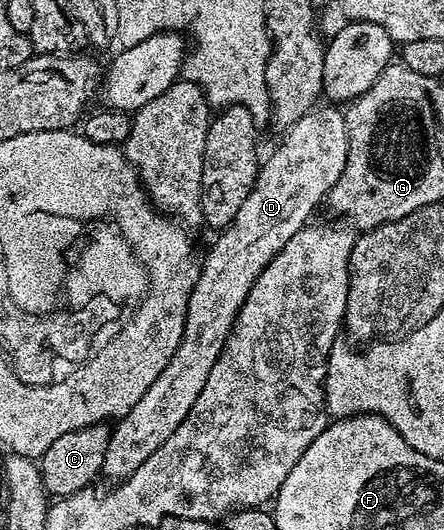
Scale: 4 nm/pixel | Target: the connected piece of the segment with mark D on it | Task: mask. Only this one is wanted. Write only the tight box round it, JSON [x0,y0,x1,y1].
[104,105,349,481]

